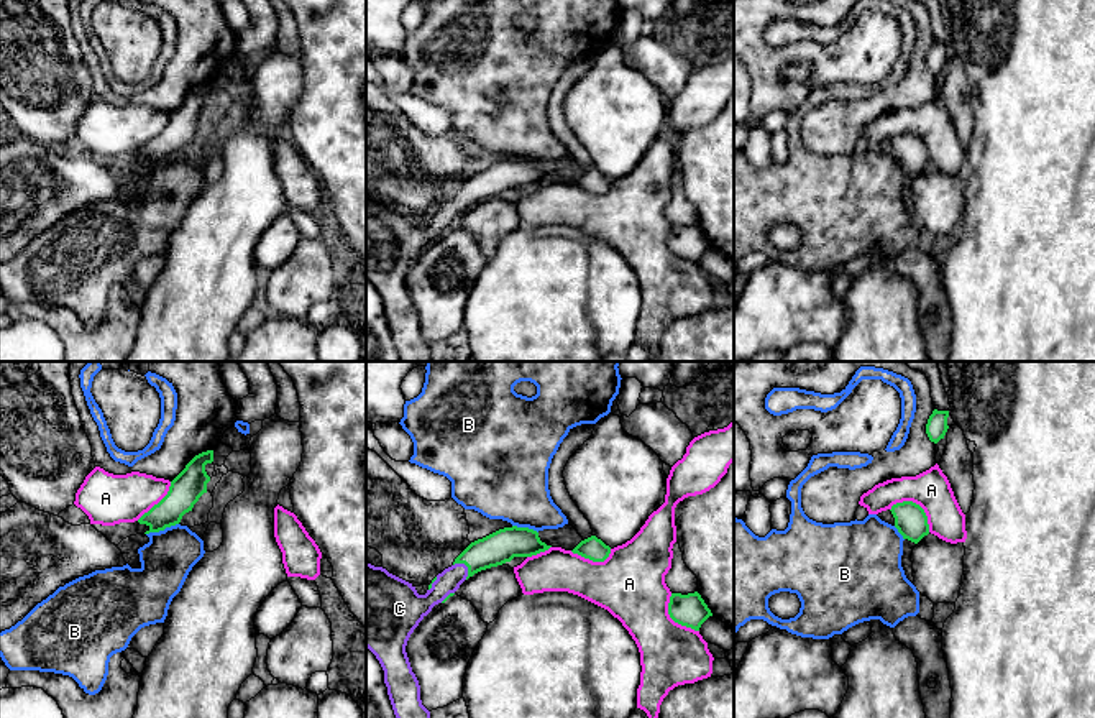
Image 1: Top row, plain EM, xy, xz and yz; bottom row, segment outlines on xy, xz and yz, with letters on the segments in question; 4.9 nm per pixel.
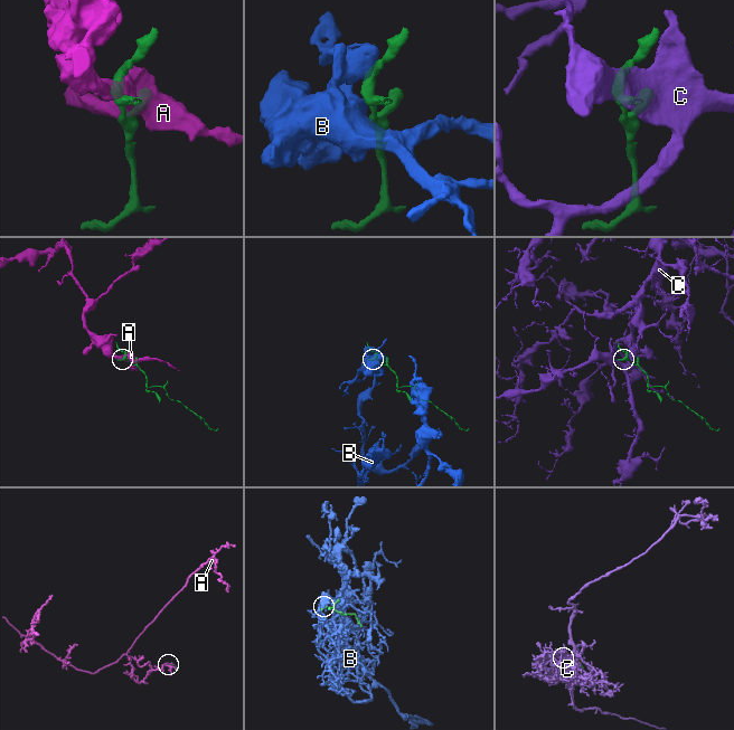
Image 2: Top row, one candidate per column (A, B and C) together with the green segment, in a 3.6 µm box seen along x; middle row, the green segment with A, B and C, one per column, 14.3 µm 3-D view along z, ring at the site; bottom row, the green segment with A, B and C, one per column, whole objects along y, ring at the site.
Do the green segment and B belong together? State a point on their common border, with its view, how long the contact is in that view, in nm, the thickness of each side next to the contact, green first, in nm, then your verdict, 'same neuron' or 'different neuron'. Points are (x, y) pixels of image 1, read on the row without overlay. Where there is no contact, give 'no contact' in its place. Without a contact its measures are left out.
meets green in xy at (161, 161); contact 170 nm long; 160 nm thick on the green side, 260 nm on the other; different neuron

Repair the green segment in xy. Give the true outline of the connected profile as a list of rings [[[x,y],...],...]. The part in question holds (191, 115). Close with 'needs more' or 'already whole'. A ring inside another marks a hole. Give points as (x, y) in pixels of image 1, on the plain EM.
[[[213,82],[195,87],[186,100],[171,113],[167,127],[144,145],[138,154],[146,156],[149,164],[159,164],[181,154],[192,143],[199,130],[207,125],[210,108],[205,97],[213,94]]]; already whole

